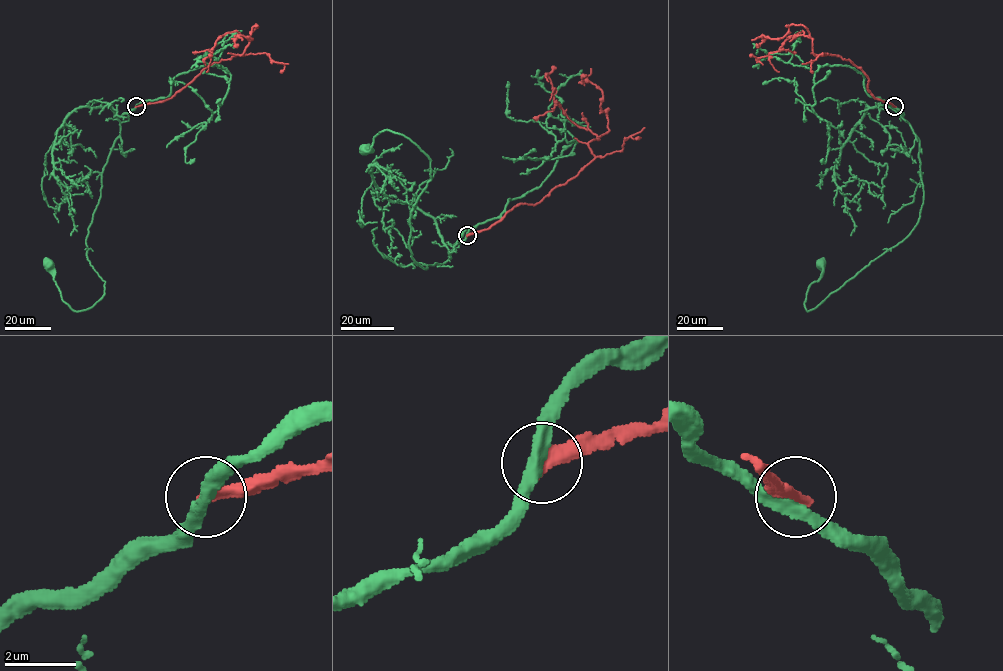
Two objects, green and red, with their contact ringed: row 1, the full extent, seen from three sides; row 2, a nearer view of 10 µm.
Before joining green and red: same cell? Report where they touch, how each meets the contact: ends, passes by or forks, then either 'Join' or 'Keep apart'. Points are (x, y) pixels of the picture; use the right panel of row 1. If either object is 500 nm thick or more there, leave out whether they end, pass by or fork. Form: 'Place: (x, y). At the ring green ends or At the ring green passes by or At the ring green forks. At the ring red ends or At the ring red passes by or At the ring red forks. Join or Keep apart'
Place: (894, 106). At the ring green passes by. At the ring red ends. Keep apart

